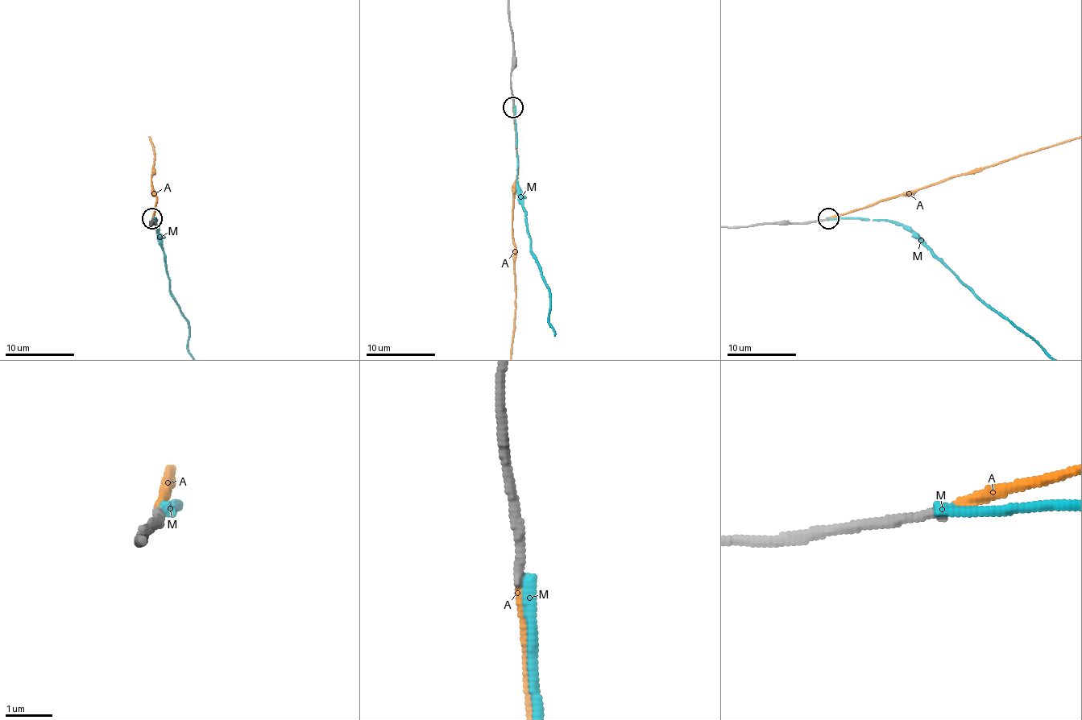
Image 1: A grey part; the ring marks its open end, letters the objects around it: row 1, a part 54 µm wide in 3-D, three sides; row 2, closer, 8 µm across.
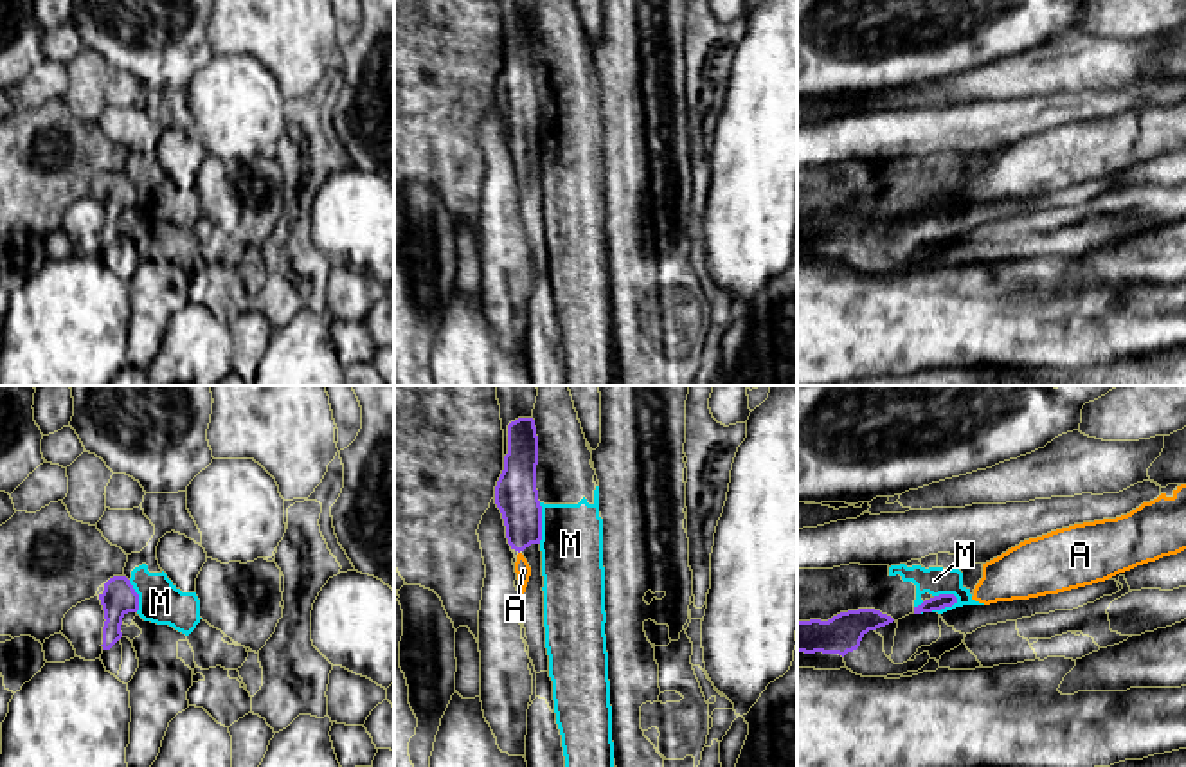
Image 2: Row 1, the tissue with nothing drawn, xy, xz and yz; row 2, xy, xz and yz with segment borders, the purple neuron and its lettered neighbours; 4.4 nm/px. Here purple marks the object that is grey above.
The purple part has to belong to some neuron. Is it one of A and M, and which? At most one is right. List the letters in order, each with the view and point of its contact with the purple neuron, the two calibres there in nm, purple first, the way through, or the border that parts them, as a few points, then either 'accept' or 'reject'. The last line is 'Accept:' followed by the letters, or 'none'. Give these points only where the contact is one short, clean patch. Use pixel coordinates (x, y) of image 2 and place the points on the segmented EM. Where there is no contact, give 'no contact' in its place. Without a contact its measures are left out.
A: no contact; accept
M: meets purple in yz at (943, 607); 70 nm thick on the purple side, 130 nm on the other; reject
Accept: A

